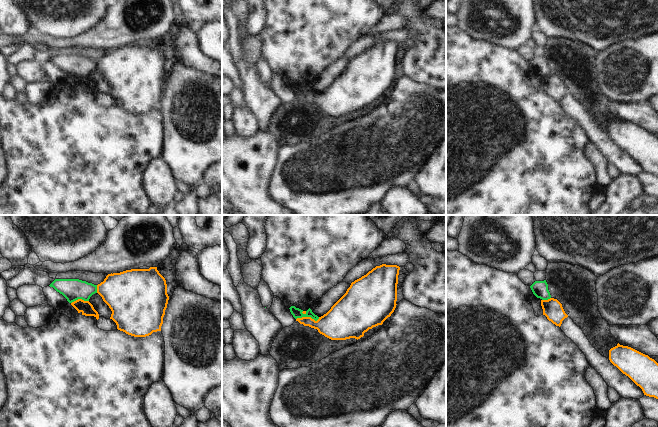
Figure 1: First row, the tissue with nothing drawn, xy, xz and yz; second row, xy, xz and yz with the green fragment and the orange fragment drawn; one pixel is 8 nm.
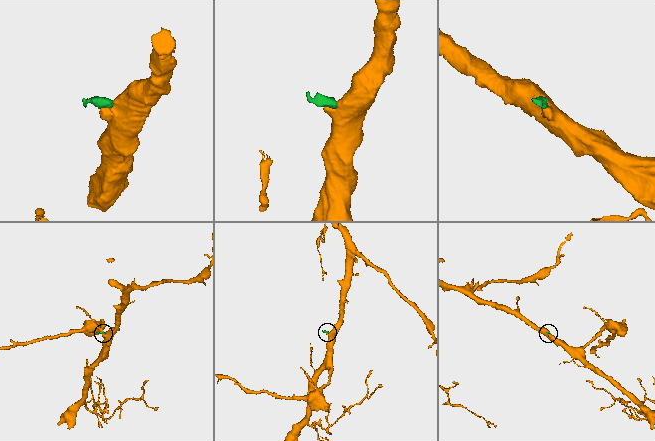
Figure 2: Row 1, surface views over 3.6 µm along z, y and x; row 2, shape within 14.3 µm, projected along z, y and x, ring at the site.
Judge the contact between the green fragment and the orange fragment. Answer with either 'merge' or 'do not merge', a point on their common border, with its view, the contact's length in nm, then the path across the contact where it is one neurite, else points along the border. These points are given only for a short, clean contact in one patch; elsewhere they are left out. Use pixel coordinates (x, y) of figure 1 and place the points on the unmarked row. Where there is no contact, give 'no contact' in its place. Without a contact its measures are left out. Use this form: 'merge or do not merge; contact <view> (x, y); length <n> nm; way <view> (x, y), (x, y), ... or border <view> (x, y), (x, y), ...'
do not merge; contact xz (307, 92); length 190 nm; border xz (319, 93), (316, 96), (310, 93), (298, 93), (296, 95)

